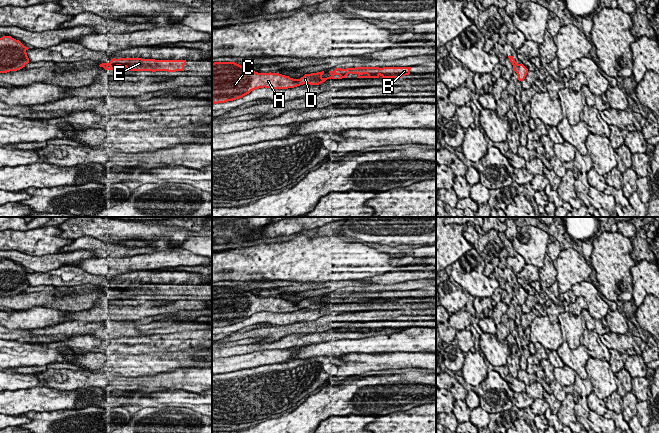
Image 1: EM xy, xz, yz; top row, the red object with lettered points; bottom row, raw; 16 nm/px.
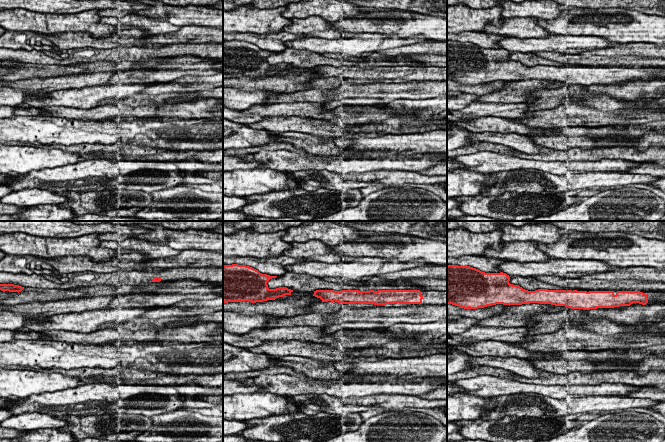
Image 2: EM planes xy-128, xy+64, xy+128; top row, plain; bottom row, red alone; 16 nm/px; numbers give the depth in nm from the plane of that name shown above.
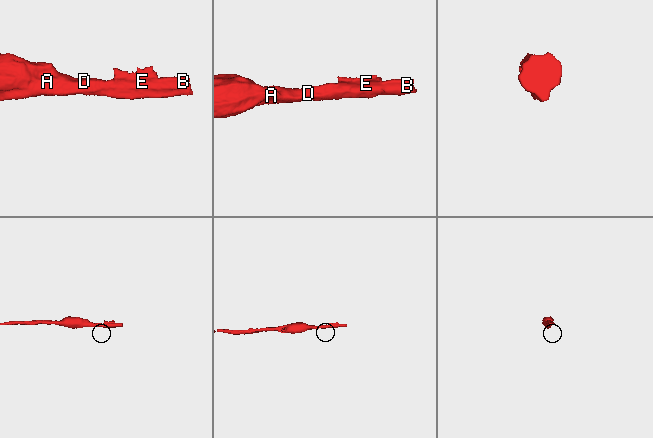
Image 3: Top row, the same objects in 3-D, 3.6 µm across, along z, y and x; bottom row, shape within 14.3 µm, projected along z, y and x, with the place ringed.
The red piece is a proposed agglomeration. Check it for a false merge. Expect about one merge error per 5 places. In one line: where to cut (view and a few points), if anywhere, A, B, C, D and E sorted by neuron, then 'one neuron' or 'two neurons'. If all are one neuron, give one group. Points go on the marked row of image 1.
no cut; A B C D E; one neuron

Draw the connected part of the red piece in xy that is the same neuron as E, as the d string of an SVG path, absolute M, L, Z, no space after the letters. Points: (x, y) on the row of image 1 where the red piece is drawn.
M119 58L111 59L109 63L102 63L99 66L105 70L116 69L117 66L125 68L126 71L184 71L186 60L155 60L142 58Z

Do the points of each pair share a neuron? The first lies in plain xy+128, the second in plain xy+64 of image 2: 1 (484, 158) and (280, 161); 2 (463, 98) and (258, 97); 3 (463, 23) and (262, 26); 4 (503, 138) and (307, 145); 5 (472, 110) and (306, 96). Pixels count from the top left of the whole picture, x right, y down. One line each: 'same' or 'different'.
1: same
2: same
3: same
4: same
5: different

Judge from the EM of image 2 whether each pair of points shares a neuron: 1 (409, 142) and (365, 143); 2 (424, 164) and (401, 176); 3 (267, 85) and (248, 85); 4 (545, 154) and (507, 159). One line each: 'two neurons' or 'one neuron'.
1: one neuron
2: two neurons
3: one neuron
4: two neurons

